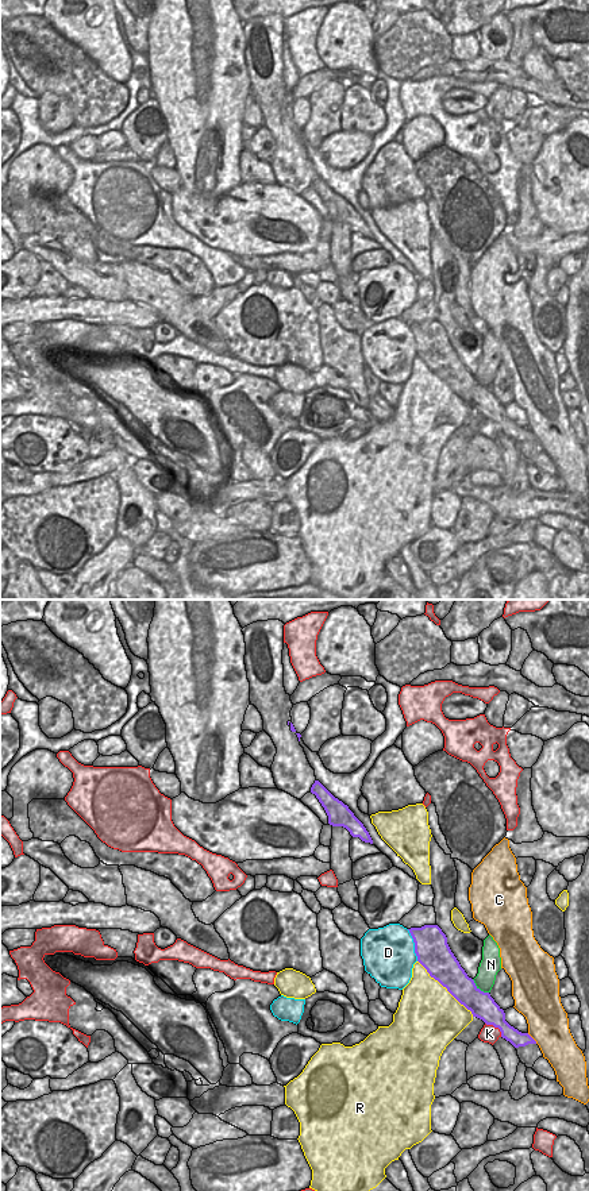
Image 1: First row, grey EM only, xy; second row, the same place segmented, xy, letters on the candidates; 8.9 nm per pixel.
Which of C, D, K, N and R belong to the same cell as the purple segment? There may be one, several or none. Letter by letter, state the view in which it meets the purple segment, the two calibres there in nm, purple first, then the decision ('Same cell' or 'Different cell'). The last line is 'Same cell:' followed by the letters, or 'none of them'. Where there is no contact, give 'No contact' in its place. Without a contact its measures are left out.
C: Touches purple in xy. Thickness 140 nm (purple) against 360 nm. Different cell
D: Touches purple in xy. Thickness 300 nm (purple) against 460 nm. Different cell
K: Touches purple in xy. Thickness 220 nm (purple) against 150 nm. Different cell
N: Touches purple in xy. Thickness 220 nm (purple) against 190 nm. Different cell
R: Touches purple in xy. Thickness 280 nm (purple) against 480 nm. Different cell
Same cell: none of them.

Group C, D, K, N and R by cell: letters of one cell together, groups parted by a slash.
C / D / K / N / R

